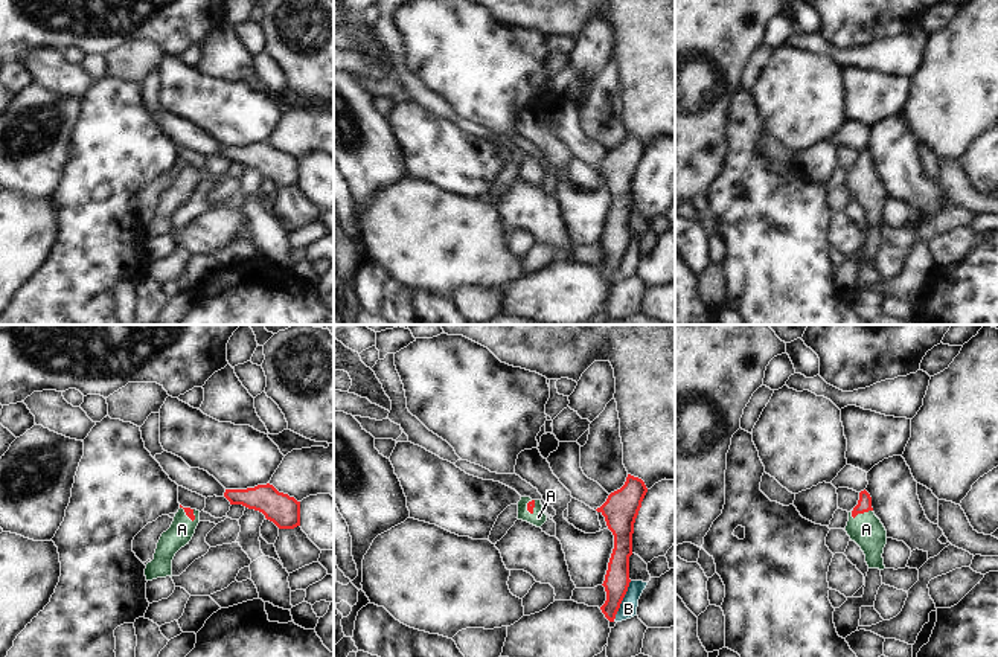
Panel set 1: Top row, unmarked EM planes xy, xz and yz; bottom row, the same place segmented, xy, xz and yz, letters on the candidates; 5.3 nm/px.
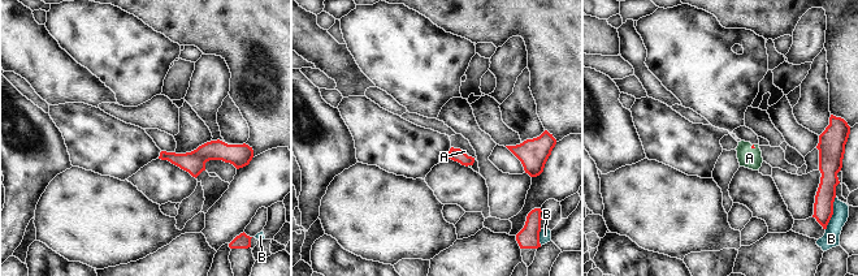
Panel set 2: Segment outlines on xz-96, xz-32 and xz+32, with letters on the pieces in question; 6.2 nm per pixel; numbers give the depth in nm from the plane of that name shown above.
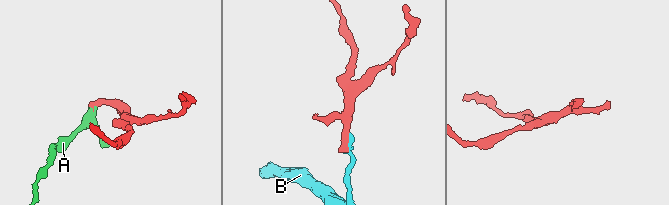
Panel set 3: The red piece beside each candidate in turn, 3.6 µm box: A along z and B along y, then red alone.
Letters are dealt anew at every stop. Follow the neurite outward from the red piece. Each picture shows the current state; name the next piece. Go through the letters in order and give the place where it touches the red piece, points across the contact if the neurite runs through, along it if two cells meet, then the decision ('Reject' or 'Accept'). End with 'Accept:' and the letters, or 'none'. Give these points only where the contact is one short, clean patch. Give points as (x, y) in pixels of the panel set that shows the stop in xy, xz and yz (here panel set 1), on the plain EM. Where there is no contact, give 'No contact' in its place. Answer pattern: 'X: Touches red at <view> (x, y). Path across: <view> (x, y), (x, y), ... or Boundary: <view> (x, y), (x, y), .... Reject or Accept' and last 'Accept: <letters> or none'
A: Touches red at yz (861, 171). Path across: yz (864, 162), (861, 171), (866, 188). Accept
B: Touches red at xz (622, 258). Boundary: xz (631, 240), (613, 278). Reject
Accept: A.

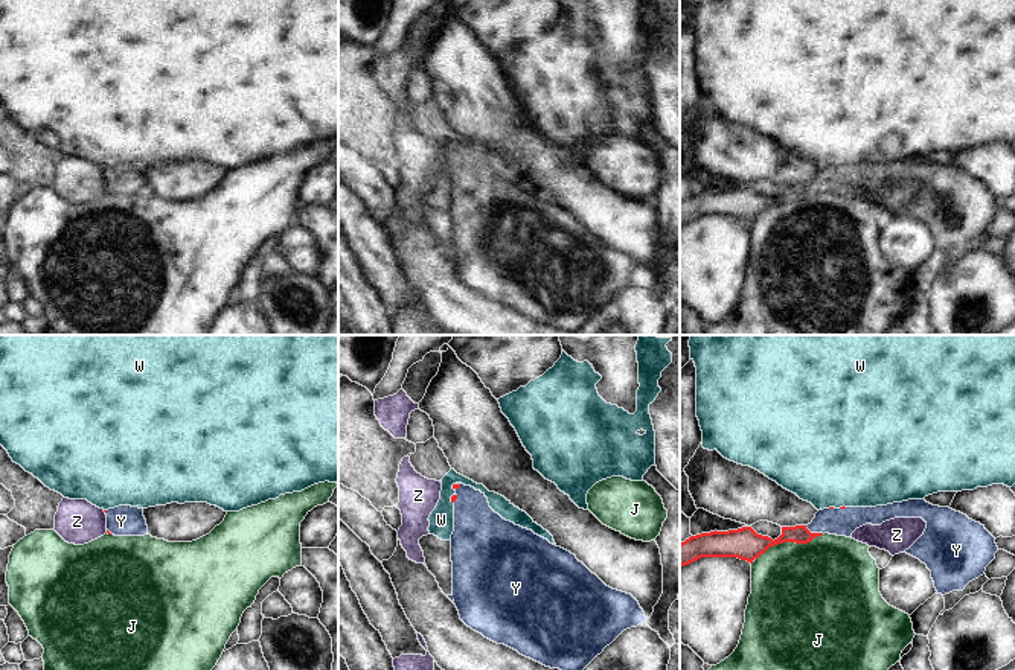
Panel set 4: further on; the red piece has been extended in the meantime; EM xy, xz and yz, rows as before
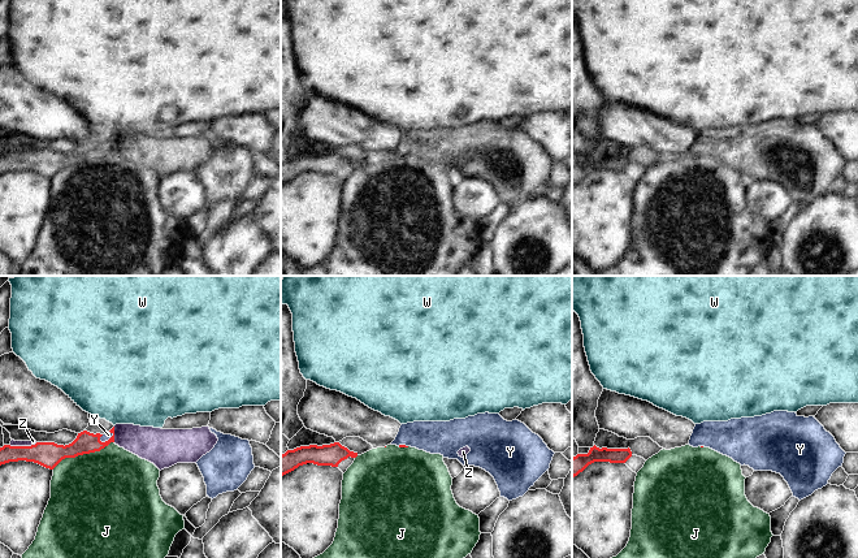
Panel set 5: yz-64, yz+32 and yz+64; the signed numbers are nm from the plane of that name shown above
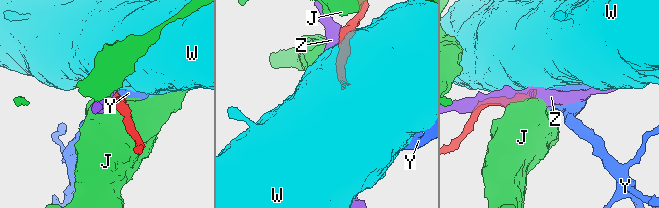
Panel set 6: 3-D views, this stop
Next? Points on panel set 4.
J: Touches red at yz (788, 200). Reject
W: Touches red at xz (451, 157). Boundary: xz (454, 153), (451, 162). Reject
Y: Touches red at yz (814, 192). Path across: yz (800, 194), (814, 192), (826, 180), (835, 180). Accept
Z: No contact. Reject
Accept: Y.

